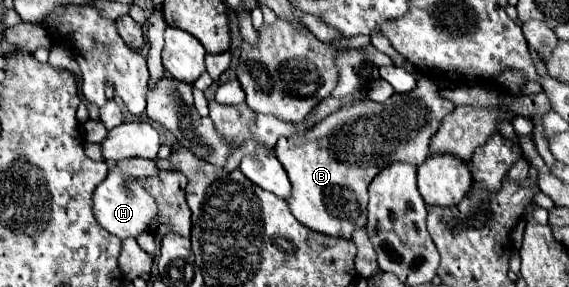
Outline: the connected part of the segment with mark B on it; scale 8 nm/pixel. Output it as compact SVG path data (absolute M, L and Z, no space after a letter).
M422 77L410 93L392 95L386 103L354 101L316 123L308 135L280 139L276 143L276 157L292 183L292 197L288 199L292 215L316 233L350 239L354 227L366 225L368 185L394 161L390 153L406 153L406 163L412 165L424 163L432 135L452 111L454 105L440 97L438 87L428 77Z

